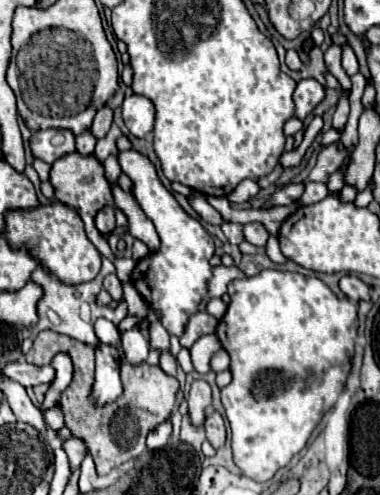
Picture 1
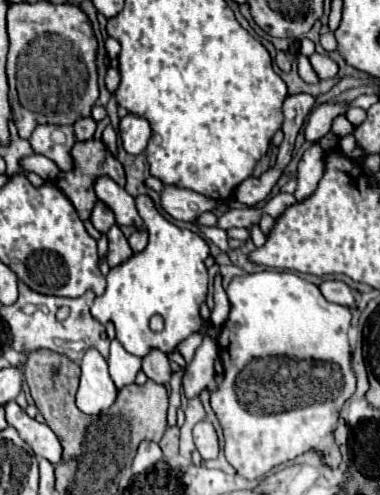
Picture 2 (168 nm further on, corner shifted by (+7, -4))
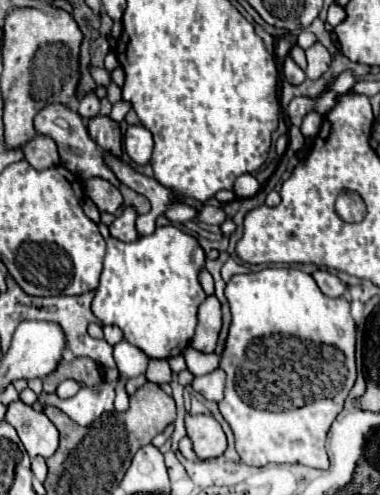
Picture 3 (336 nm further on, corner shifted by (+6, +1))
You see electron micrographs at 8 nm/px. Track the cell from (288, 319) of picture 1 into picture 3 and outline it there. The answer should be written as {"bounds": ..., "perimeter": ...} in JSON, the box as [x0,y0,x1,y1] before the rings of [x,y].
{"bounds":[218,266,356,469],"perimeter":[[[267,266],[258,271],[258,273],[248,273],[248,275],[234,275],[228,285],[226,285],[226,297],[232,309],[232,323],[228,329],[228,339],[226,339],[226,347],[224,353],[220,357],[220,367],[226,371],[226,389],[224,389],[224,399],[218,403],[222,417],[230,423],[234,437],[236,437],[236,451],[242,459],[242,463],[246,465],[254,465],[254,467],[264,467],[266,463],[302,463],[314,469],[328,469],[328,455],[326,455],[326,433],[332,425],[332,421],[336,419],[336,415],[342,411],[344,407],[344,399],[348,397],[352,385],[356,381],[356,323],[350,315],[350,301],[346,297],[326,297],[316,281],[312,279],[312,275],[300,271],[296,267],[280,267],[276,269],[273,266]]]}

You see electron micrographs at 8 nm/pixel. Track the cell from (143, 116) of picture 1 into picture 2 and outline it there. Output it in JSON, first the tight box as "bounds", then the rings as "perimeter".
{"bounds":[119,114,151,154],"perimeter":[[[125,114],[119,120],[119,134],[123,140],[123,148],[129,154],[141,154],[147,148],[151,128],[149,122],[137,114]]]}

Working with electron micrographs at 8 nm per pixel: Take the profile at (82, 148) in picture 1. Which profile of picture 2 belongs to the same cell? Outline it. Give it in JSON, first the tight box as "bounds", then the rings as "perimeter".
{"bounds":[73,118,95,142],"perimeter":[[[81,118],[81,120],[77,120],[73,124],[73,128],[75,128],[75,138],[79,142],[87,142],[95,134],[95,122],[93,122],[93,118]]]}

